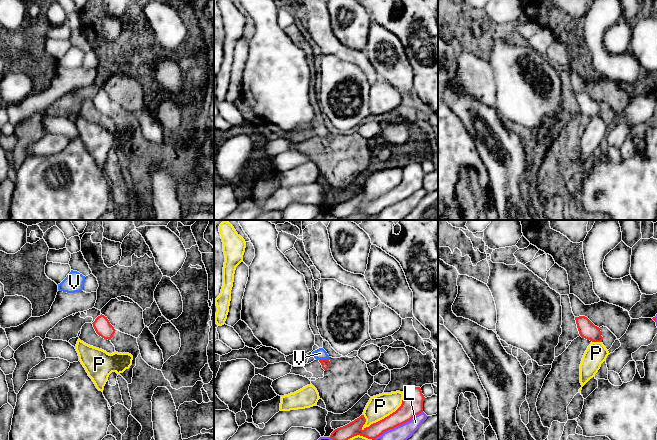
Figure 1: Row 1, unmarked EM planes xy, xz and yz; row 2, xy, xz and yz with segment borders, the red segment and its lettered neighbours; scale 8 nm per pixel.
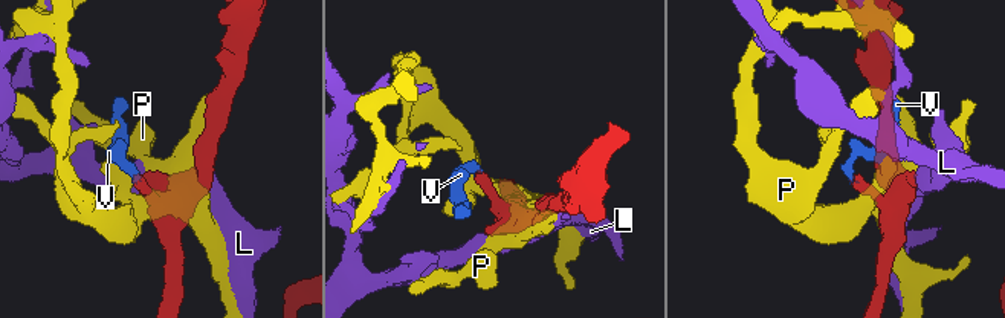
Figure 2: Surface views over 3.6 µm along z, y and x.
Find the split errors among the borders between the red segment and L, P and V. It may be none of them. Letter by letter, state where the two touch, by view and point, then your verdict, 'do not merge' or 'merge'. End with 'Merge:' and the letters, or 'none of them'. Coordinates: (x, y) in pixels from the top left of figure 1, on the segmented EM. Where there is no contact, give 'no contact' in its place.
L: xz (398, 425) | do not merge
P: xz (387, 416) | do not merge
V: xz (323, 359) | merge
Merge: V

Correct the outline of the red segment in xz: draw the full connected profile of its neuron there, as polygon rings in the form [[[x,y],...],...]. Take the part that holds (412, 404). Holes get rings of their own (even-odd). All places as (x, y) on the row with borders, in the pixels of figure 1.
[[[410,387],[403,392],[401,406],[389,416],[363,429],[366,419],[364,415],[361,415],[349,424],[335,429],[330,438],[333,440],[348,440],[360,435],[375,440],[384,432],[394,429],[422,413],[424,399],[425,397],[420,387]]]

